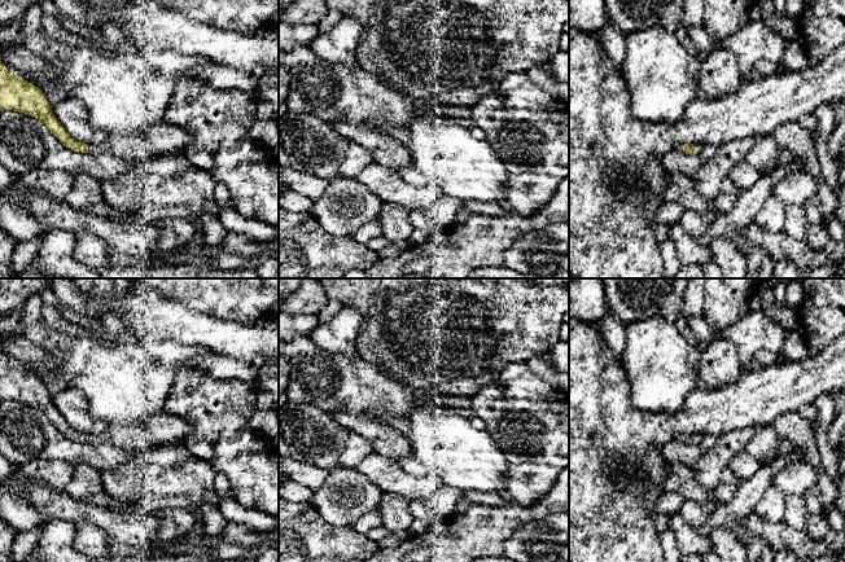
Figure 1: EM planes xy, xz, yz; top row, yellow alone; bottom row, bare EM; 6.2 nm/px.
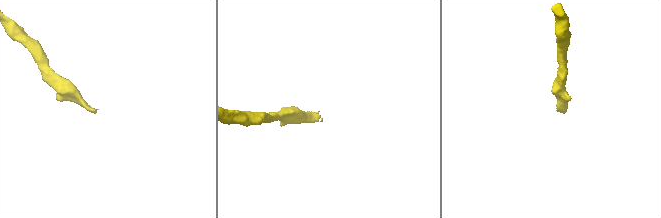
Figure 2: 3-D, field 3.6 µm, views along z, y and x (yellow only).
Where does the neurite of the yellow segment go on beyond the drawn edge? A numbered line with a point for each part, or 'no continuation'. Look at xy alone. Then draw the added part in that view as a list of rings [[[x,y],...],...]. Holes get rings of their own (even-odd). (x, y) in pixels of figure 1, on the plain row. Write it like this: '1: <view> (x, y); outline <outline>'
1: xy (161, 429); outline [[[161,412],[133,425],[105,425],[101,433],[87,435],[89,443],[108,443],[127,452],[136,452],[180,442],[191,429],[185,420]]]

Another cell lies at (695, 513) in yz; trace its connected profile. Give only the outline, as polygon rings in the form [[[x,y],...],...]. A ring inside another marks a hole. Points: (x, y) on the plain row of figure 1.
[[[684,500],[678,513],[689,527],[697,530],[705,526],[715,508],[717,504],[714,501],[699,502],[695,500]]]

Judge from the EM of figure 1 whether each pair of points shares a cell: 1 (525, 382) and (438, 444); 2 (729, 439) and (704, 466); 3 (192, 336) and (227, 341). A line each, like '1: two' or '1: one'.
1: two
2: one
3: one

